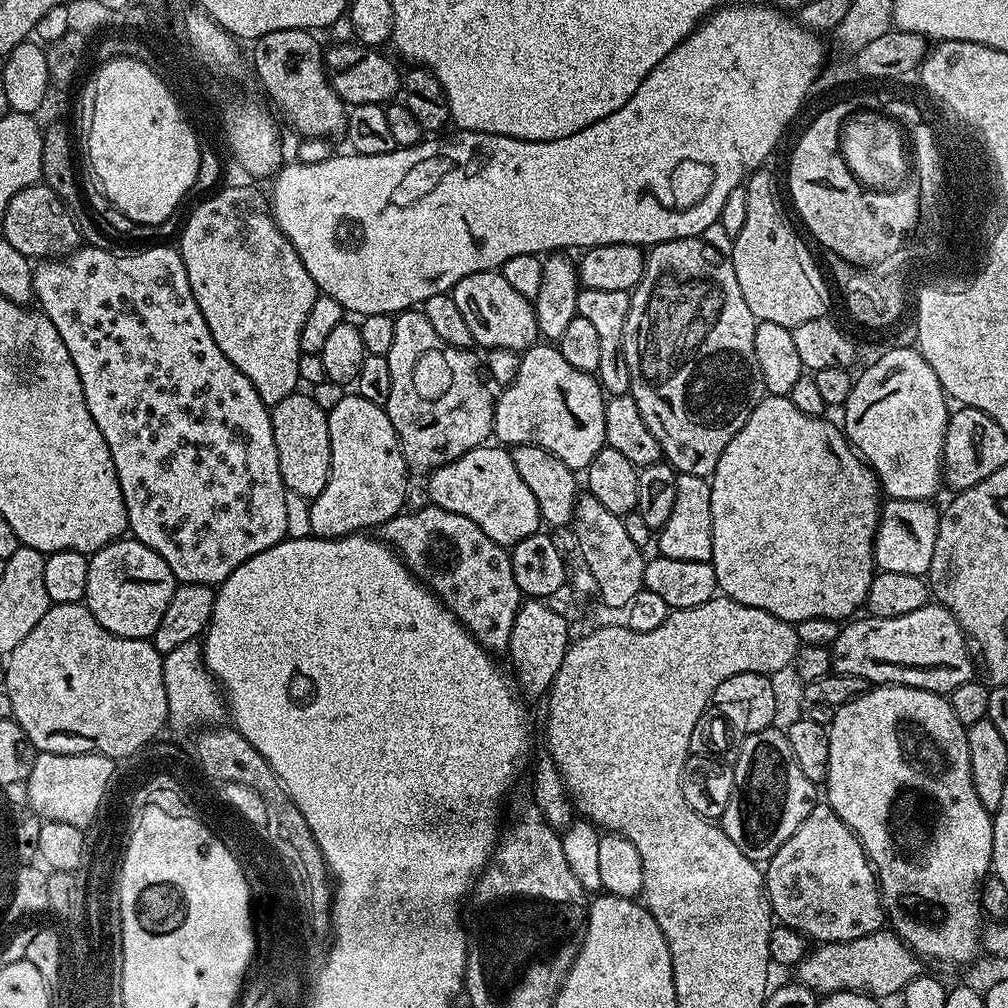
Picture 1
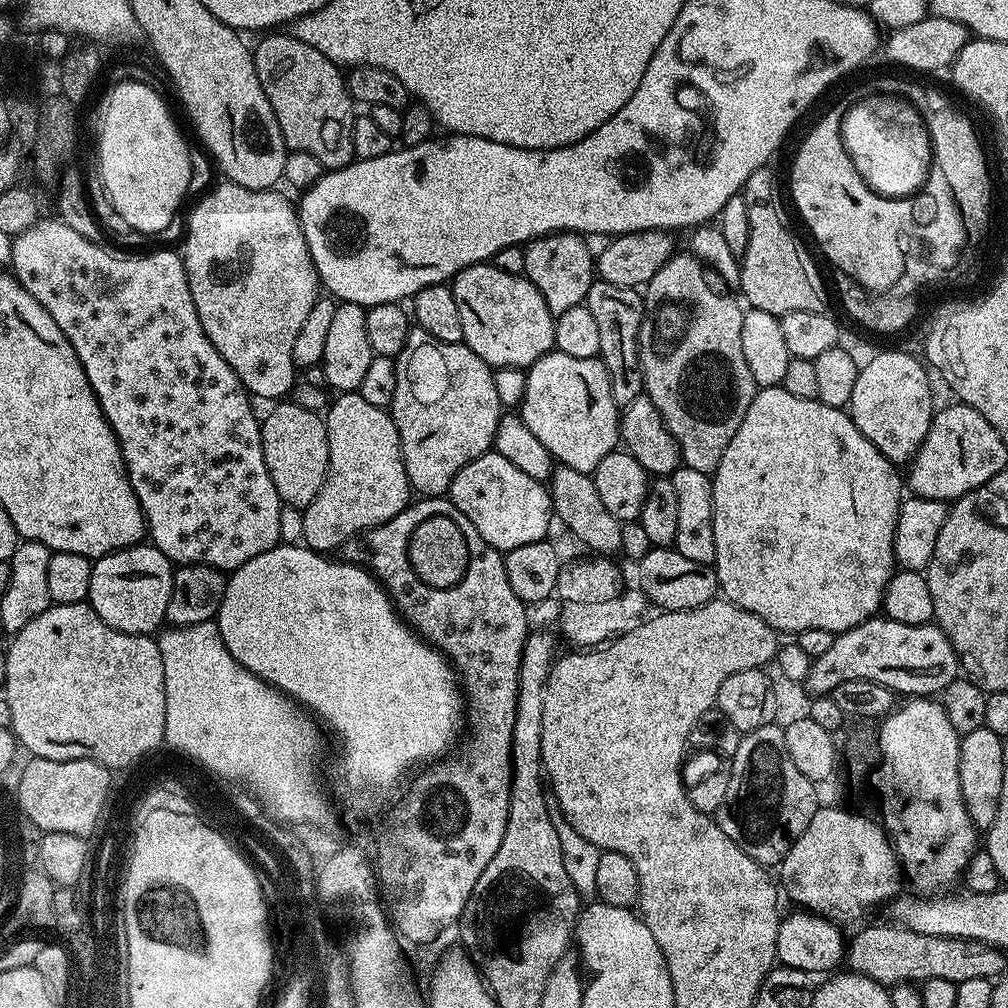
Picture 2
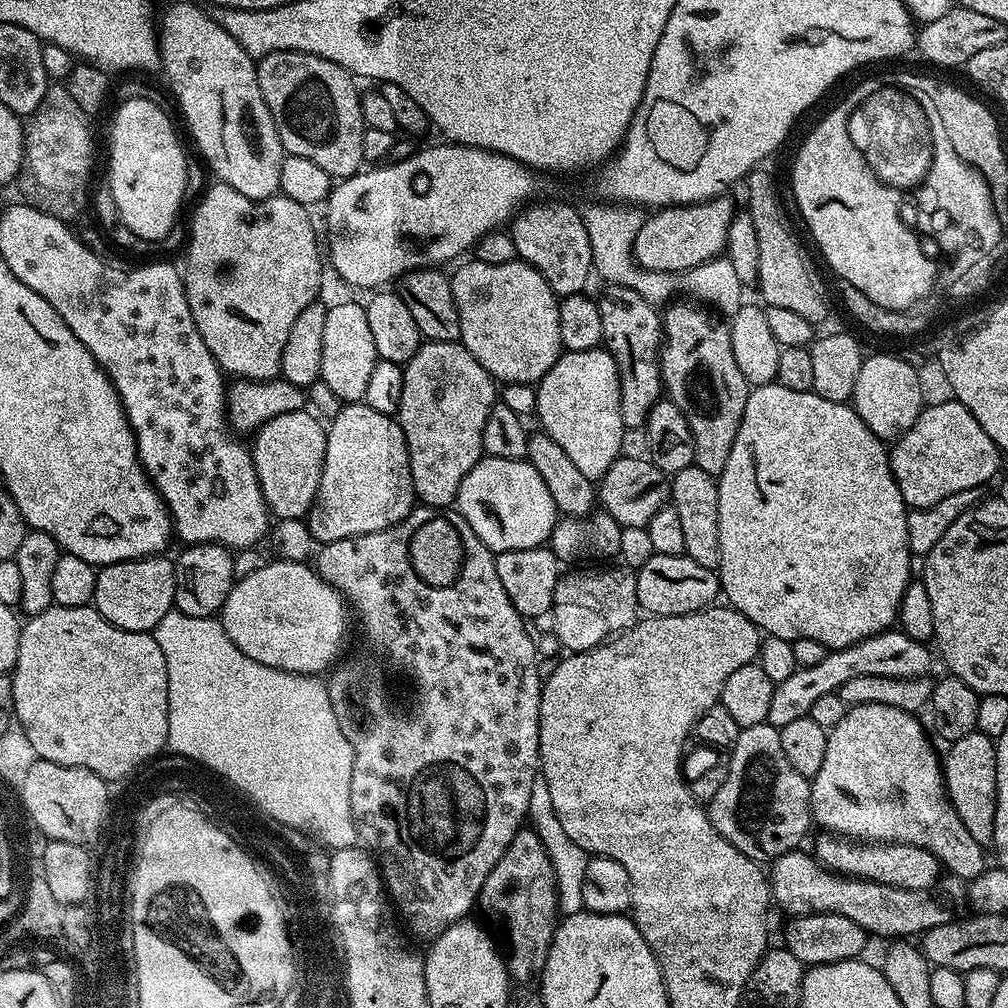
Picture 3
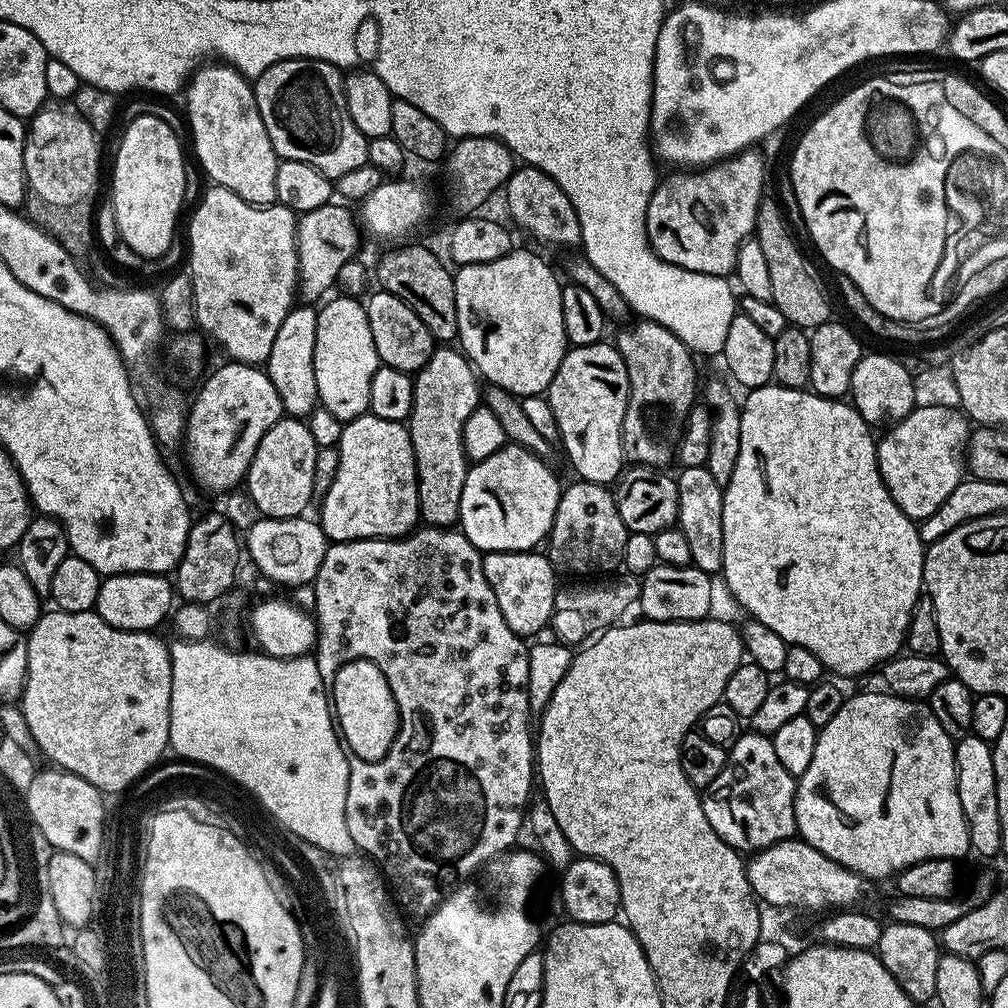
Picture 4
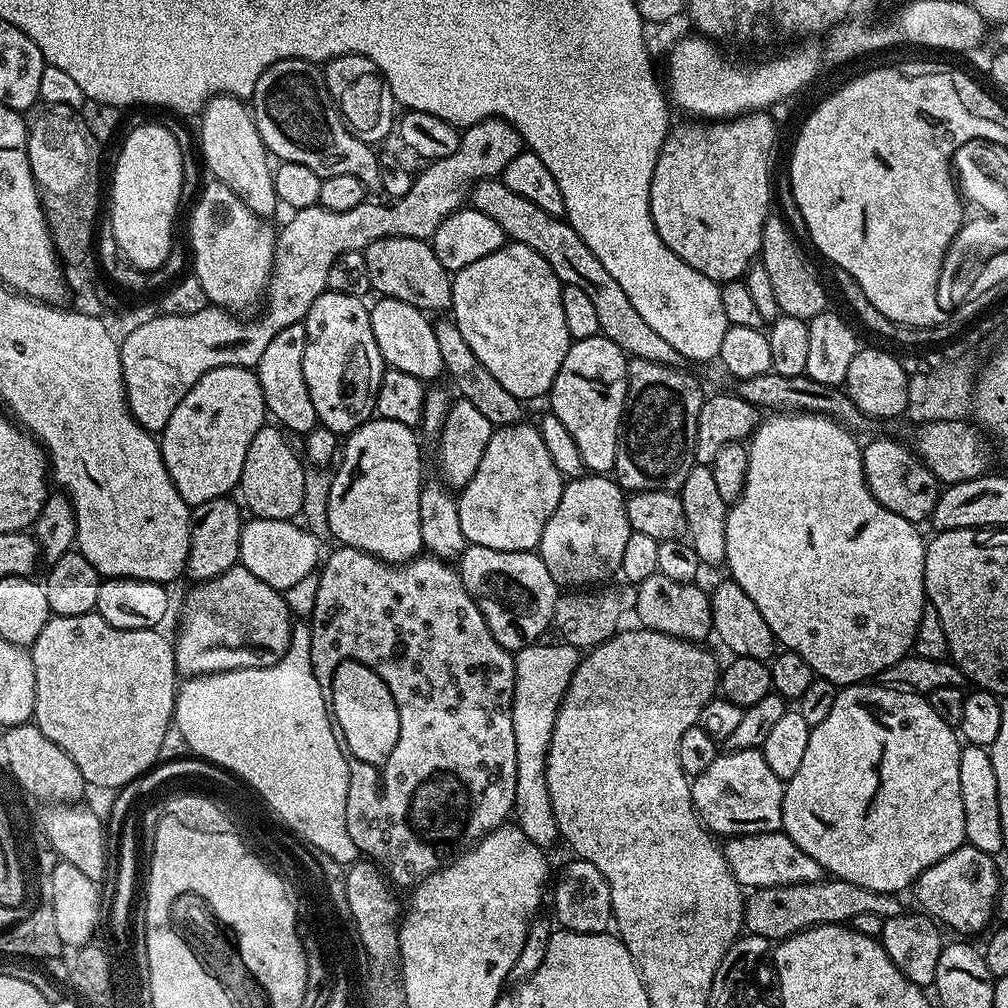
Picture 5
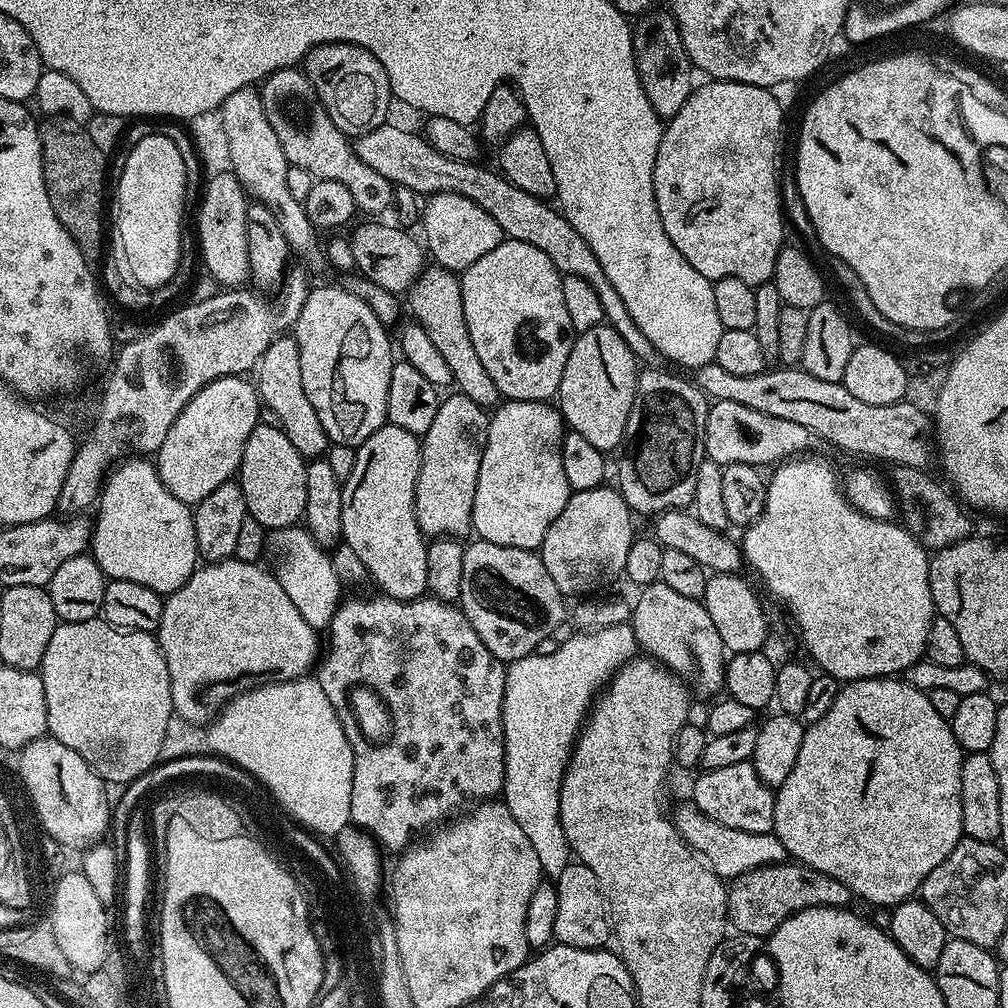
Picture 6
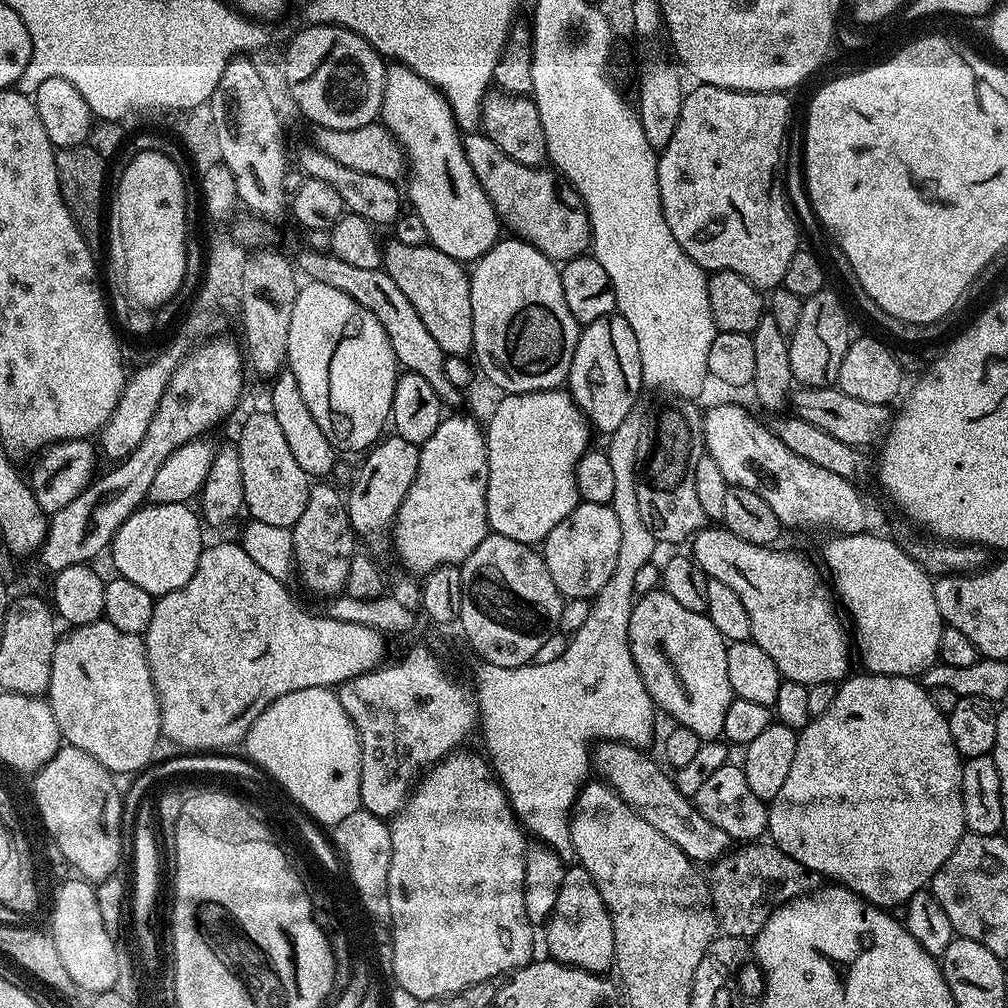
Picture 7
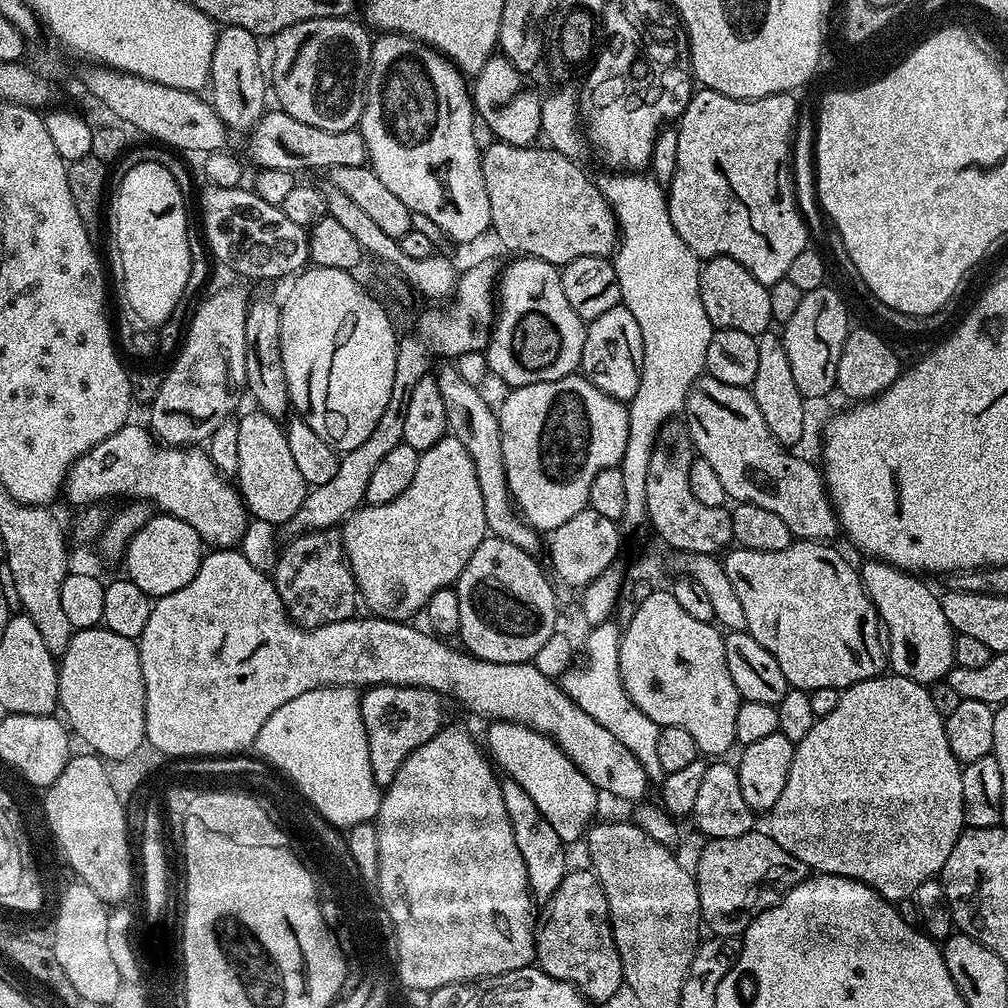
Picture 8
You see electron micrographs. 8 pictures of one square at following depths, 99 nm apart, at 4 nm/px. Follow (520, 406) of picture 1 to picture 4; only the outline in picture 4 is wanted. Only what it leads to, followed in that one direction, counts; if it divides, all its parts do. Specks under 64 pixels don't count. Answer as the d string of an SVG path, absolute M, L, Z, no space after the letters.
M608 342L569 347L562 358L562 366L558 366L558 374L554 374L550 382L546 397L550 409L554 412L559 443L564 443L564 452L568 455L573 470L577 472L575 475L581 480L589 480L595 484L615 485L626 467L624 443L620 435L628 405L628 375L626 362L622 362L620 351Z

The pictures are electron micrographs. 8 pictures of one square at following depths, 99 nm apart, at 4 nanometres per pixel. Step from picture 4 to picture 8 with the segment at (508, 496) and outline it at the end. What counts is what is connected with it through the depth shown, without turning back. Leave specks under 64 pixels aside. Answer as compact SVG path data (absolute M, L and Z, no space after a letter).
M582 374L511 389L498 417L512 503L524 522L541 534L550 534L588 507L594 474L617 467L626 448L625 401L607 396Z

